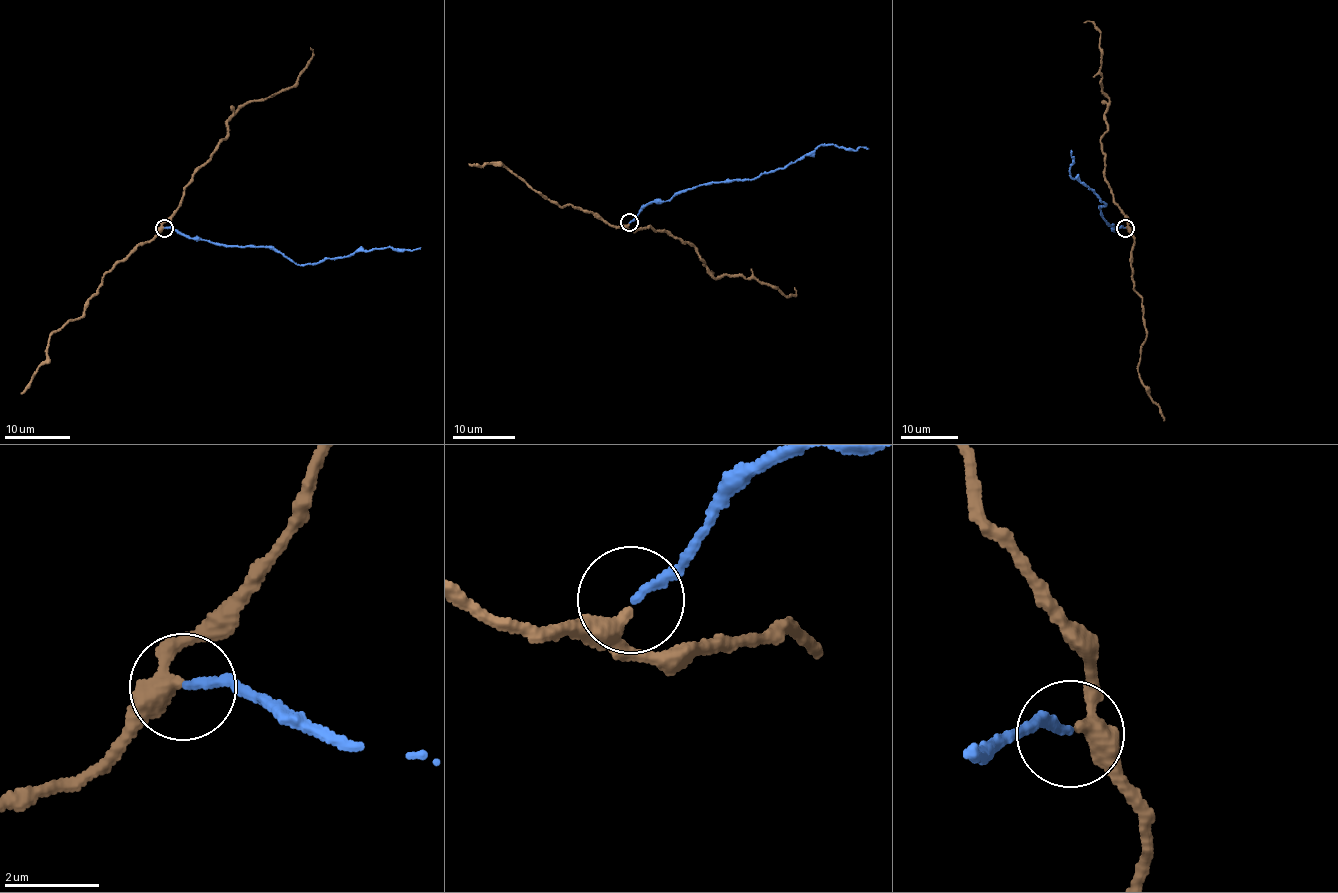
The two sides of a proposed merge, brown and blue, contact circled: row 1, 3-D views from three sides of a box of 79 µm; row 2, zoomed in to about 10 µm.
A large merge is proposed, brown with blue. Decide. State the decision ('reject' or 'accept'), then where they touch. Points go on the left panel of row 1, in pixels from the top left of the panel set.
accept | (164, 228)

